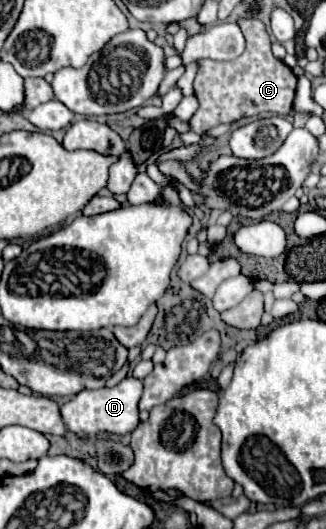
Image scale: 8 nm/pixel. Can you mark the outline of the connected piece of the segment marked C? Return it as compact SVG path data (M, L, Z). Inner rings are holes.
M243 17L237 21L241 27L247 49L233 61L197 61L197 77L195 77L195 97L199 99L199 111L193 115L191 129L195 133L203 133L209 127L221 123L235 123L237 115L259 115L259 113L275 113L275 115L289 115L297 77L295 73L279 61L271 53L271 41L265 31L265 25L255 17Z

